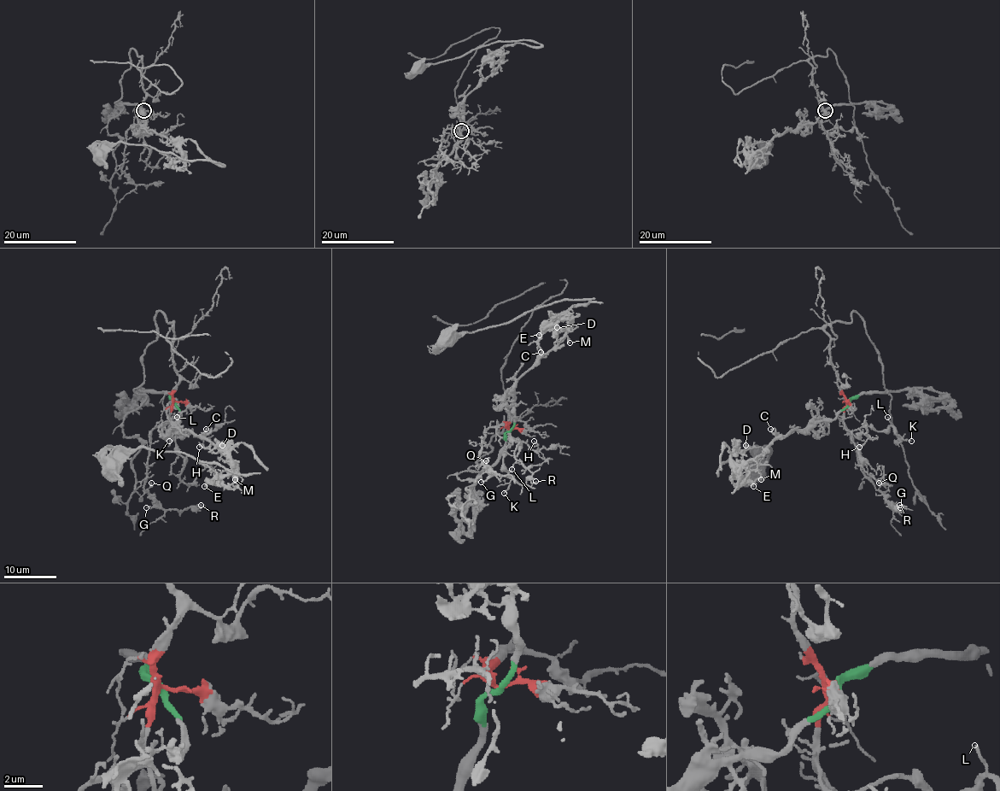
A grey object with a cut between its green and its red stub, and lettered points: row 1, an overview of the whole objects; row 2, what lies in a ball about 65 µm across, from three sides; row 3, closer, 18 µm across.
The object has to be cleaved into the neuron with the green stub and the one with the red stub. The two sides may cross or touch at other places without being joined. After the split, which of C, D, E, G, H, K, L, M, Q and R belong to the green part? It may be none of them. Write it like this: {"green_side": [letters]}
{"green_side": ["C", "D", "E", "M"]}

